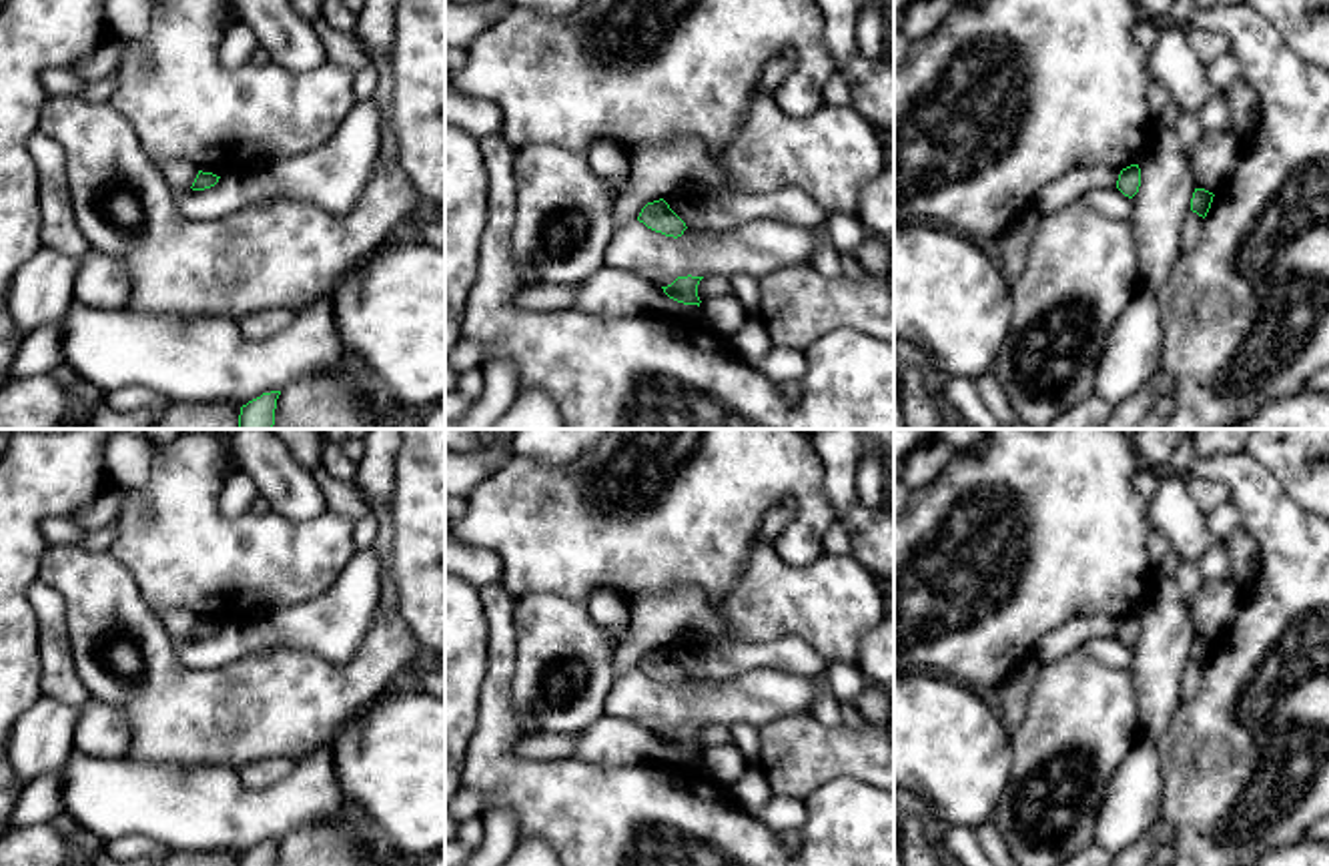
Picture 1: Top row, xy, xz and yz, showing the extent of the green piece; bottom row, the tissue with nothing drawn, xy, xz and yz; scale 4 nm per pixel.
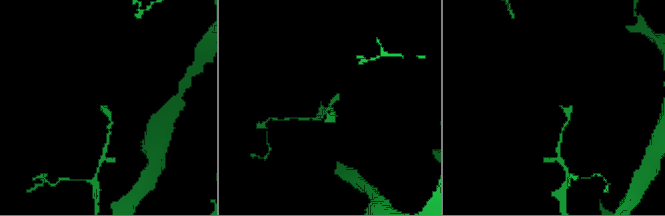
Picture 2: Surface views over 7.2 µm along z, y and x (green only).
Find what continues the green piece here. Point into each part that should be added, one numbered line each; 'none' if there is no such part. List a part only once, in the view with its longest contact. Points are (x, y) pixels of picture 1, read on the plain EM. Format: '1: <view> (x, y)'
none

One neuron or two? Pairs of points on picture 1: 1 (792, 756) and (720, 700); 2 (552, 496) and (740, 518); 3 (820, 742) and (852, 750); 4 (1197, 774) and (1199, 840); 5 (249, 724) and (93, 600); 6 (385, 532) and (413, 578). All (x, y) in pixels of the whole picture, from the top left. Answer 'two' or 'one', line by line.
1: two
2: one
3: one
4: one
5: one
6: two

